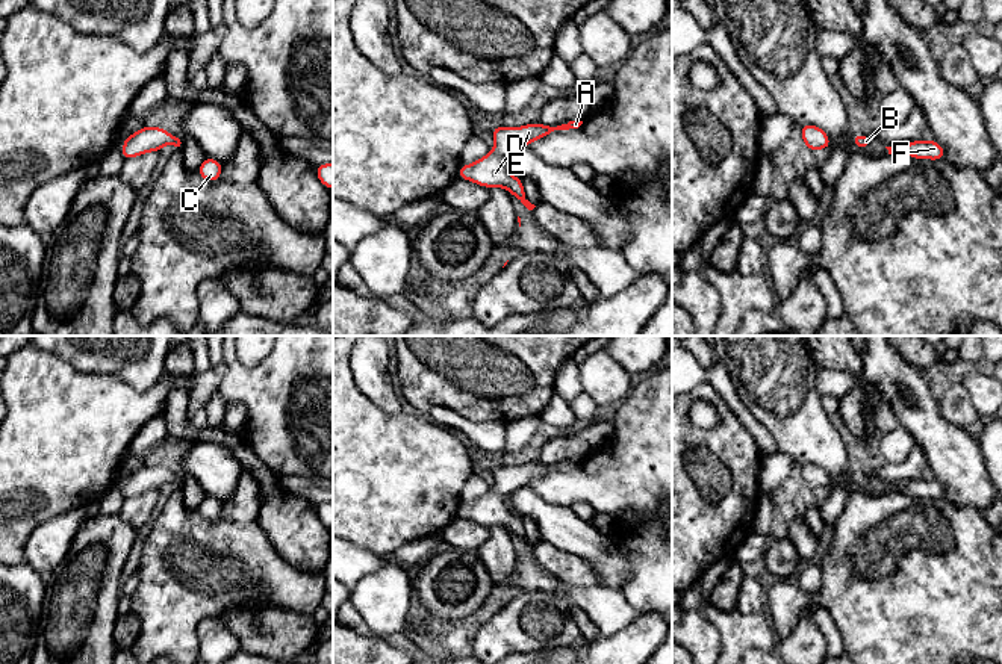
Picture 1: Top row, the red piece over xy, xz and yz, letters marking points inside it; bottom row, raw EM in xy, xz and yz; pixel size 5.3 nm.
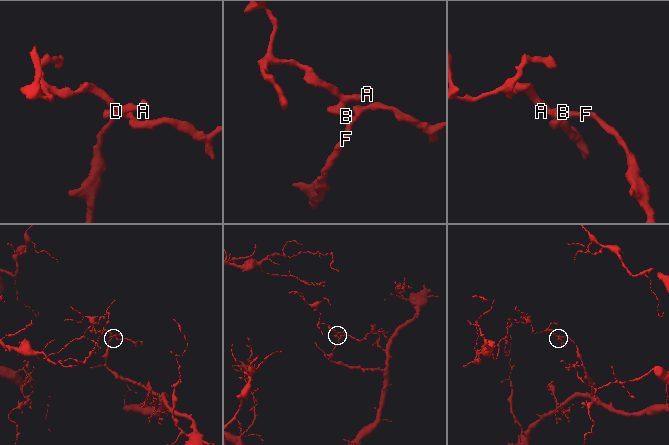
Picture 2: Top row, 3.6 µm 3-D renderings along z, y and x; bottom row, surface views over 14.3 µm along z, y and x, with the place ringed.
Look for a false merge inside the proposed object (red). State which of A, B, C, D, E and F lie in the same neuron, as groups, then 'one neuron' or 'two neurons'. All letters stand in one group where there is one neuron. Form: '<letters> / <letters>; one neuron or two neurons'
A B C D E F; one neuron

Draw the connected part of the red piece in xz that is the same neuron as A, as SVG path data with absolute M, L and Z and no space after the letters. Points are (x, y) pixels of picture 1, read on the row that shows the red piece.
M569 121L557 126L542 126L531 123L522 127L495 127L492 129L495 147L486 157L471 165L462 165L457 177L474 182L484 188L504 188L516 197L528 210L531 204L524 192L522 180L510 174L510 156L536 139L545 138L552 132L569 132L578 129L583 121Z

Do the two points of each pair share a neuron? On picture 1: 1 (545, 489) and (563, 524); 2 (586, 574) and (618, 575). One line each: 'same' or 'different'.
1: different
2: different

